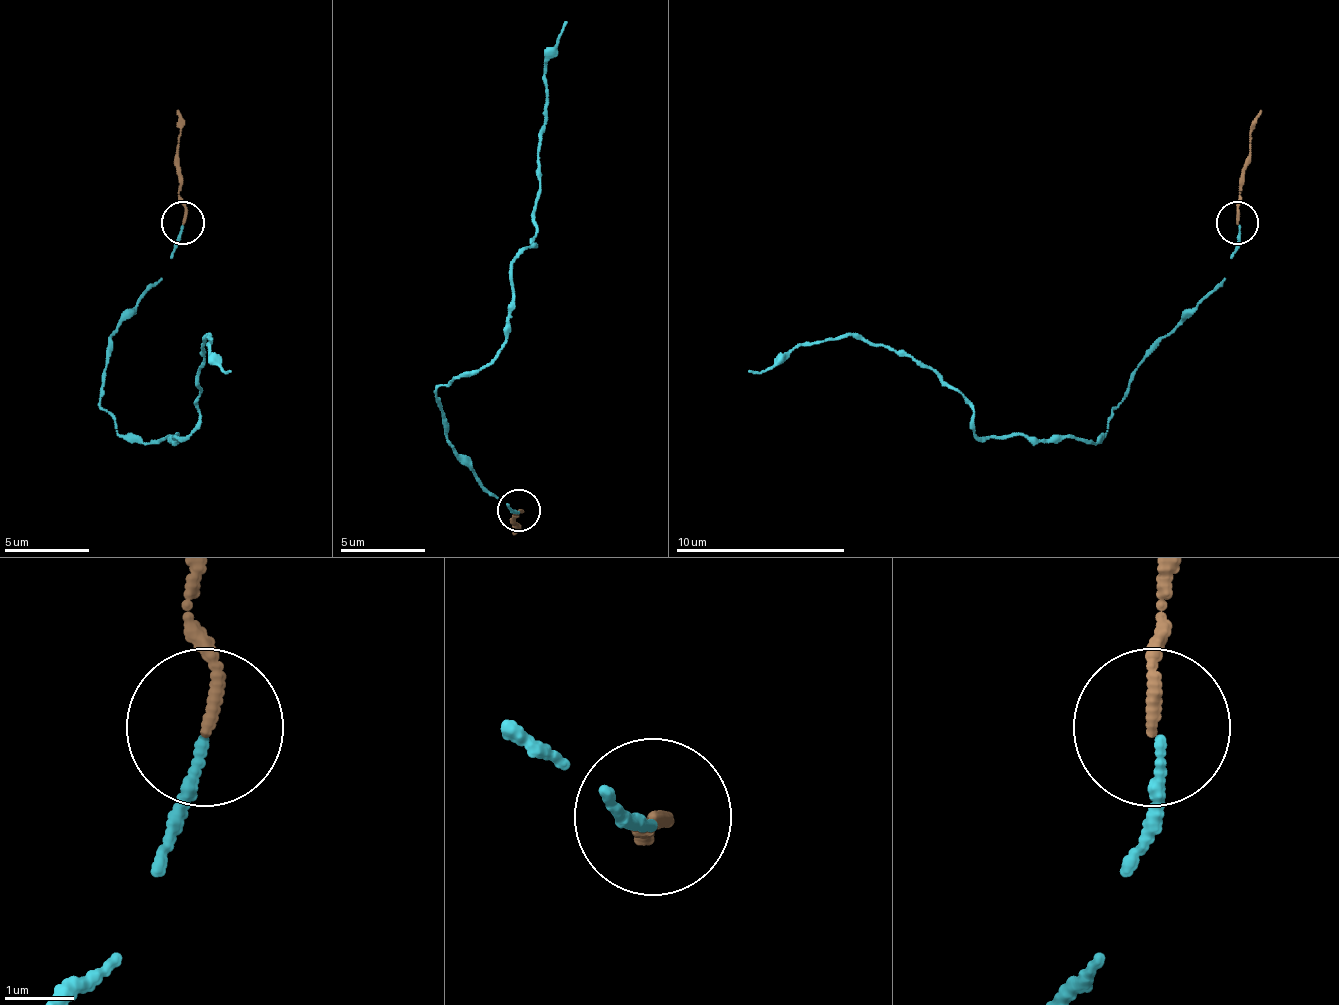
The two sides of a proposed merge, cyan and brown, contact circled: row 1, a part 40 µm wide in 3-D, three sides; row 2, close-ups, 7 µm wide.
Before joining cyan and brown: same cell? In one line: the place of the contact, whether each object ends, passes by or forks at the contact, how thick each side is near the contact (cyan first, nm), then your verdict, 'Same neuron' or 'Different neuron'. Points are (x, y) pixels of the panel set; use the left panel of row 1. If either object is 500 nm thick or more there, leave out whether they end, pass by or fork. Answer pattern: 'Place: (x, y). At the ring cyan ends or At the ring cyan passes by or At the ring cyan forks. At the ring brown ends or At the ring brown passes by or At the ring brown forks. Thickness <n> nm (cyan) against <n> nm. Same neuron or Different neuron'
Place: (183, 222). At the ring cyan ends. At the ring brown ends. Thickness 140 nm (cyan) against 170 nm. Same neuron

